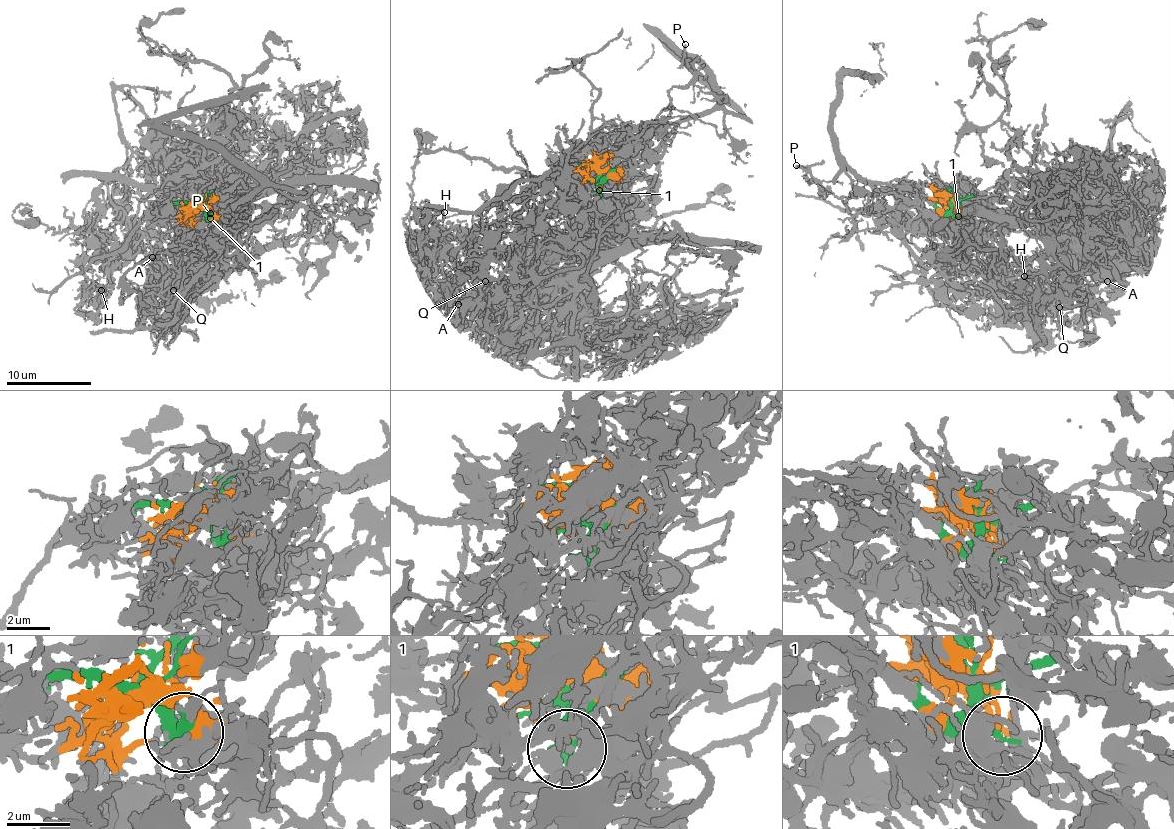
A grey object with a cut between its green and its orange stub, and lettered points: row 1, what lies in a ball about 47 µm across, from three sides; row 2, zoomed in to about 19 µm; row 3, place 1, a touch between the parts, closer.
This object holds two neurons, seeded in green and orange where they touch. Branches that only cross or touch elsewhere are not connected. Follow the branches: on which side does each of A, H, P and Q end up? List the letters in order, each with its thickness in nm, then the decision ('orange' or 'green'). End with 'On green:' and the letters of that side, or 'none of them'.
A: 140 nm | orange
H: 110 nm | orange
P: 200 nm | orange
Q: 100 nm | orange
On green: none of them

